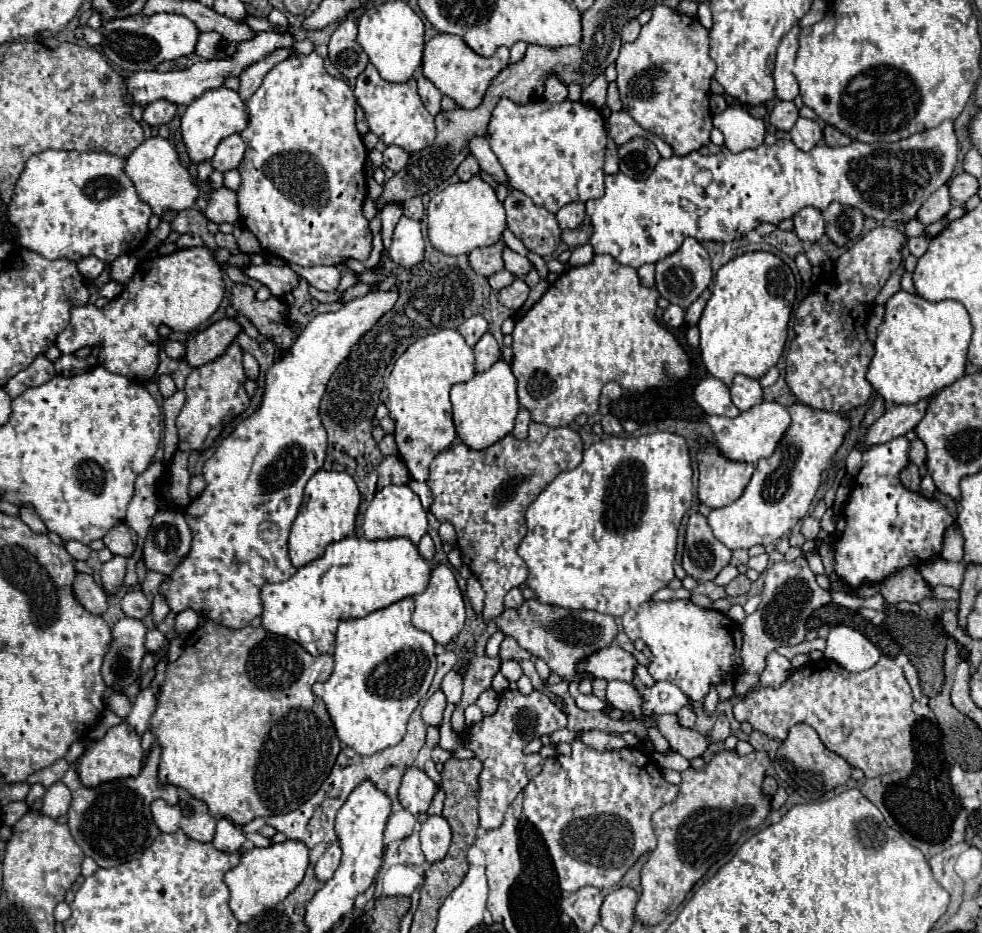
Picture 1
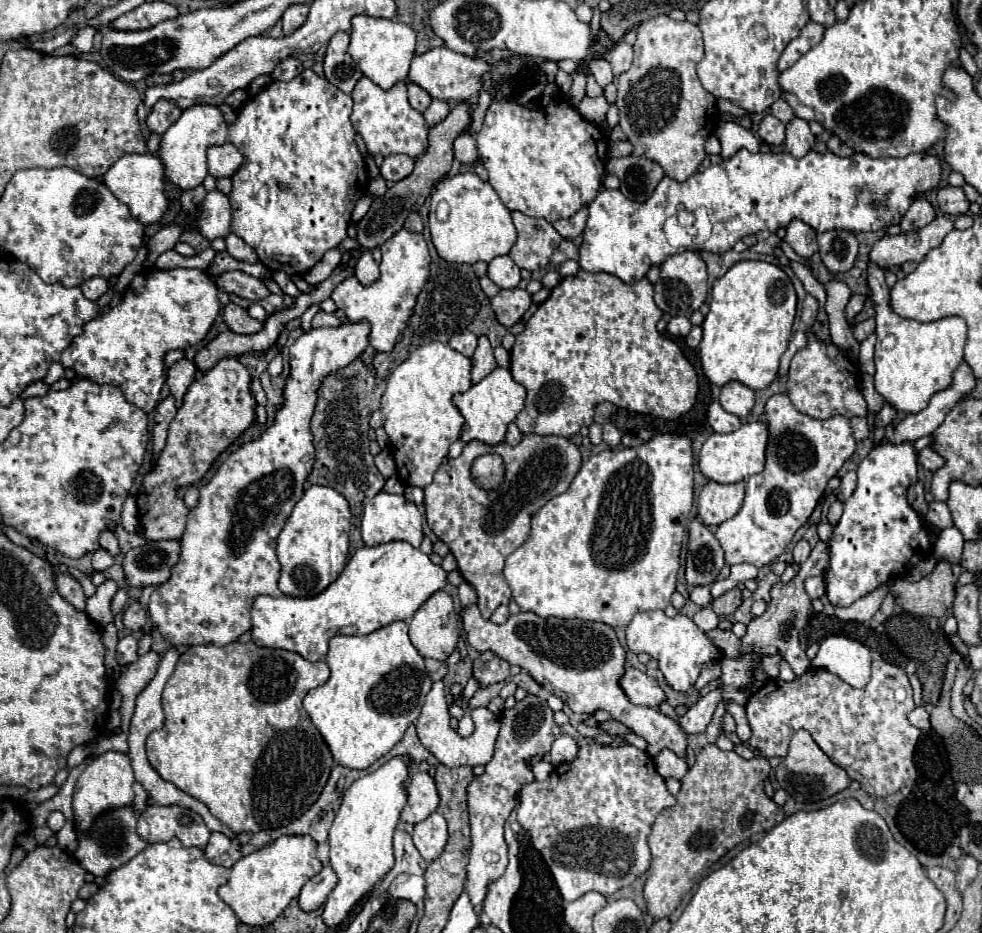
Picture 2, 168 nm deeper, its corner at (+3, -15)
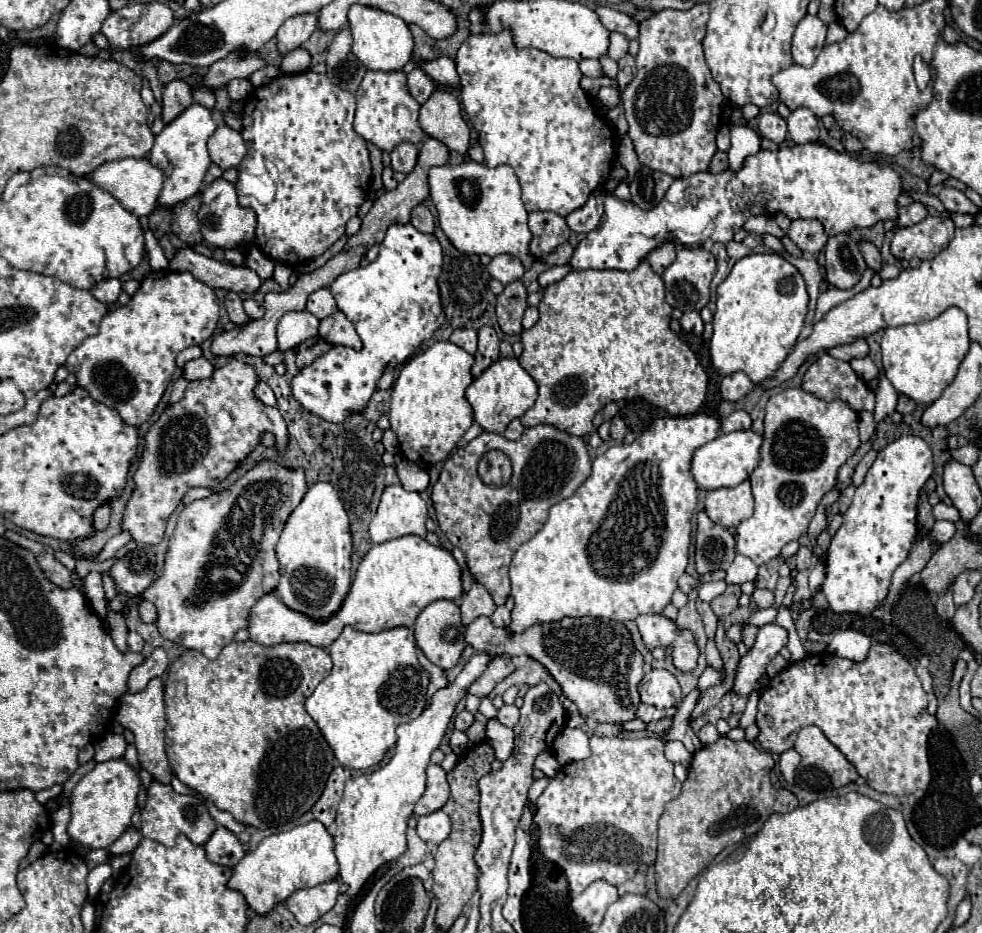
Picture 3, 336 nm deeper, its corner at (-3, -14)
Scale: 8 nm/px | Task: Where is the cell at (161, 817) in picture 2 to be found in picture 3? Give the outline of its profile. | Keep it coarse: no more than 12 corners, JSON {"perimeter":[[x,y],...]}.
{"perimeter":[[153,780],[141,834],[205,844],[217,824],[201,800]]}

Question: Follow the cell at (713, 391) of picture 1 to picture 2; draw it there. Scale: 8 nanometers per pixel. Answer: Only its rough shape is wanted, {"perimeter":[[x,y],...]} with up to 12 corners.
{"perimeter":[[717,401],[707,407],[707,421],[715,433],[731,433],[741,419]]}

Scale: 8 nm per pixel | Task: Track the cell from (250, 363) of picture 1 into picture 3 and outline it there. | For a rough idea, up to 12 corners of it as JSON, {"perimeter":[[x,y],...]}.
{"perimeter":[[265,382],[257,384],[255,396],[275,406],[275,394]]}

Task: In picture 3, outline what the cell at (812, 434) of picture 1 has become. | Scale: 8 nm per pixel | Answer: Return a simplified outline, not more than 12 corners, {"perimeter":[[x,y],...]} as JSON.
{"perimeter":[[801,388],[765,406],[755,510],[757,566],[807,532],[859,448],[857,412]]}

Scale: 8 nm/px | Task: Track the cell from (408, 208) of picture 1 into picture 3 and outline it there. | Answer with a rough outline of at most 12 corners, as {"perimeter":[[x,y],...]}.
{"perimeter":[[423,204],[413,208],[411,224],[419,232],[433,232],[433,216]]}

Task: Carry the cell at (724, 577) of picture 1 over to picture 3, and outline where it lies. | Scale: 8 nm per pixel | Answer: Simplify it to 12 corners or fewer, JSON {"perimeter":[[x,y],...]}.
{"perimeter":[[737,554],[727,584],[755,582],[757,564]]}

